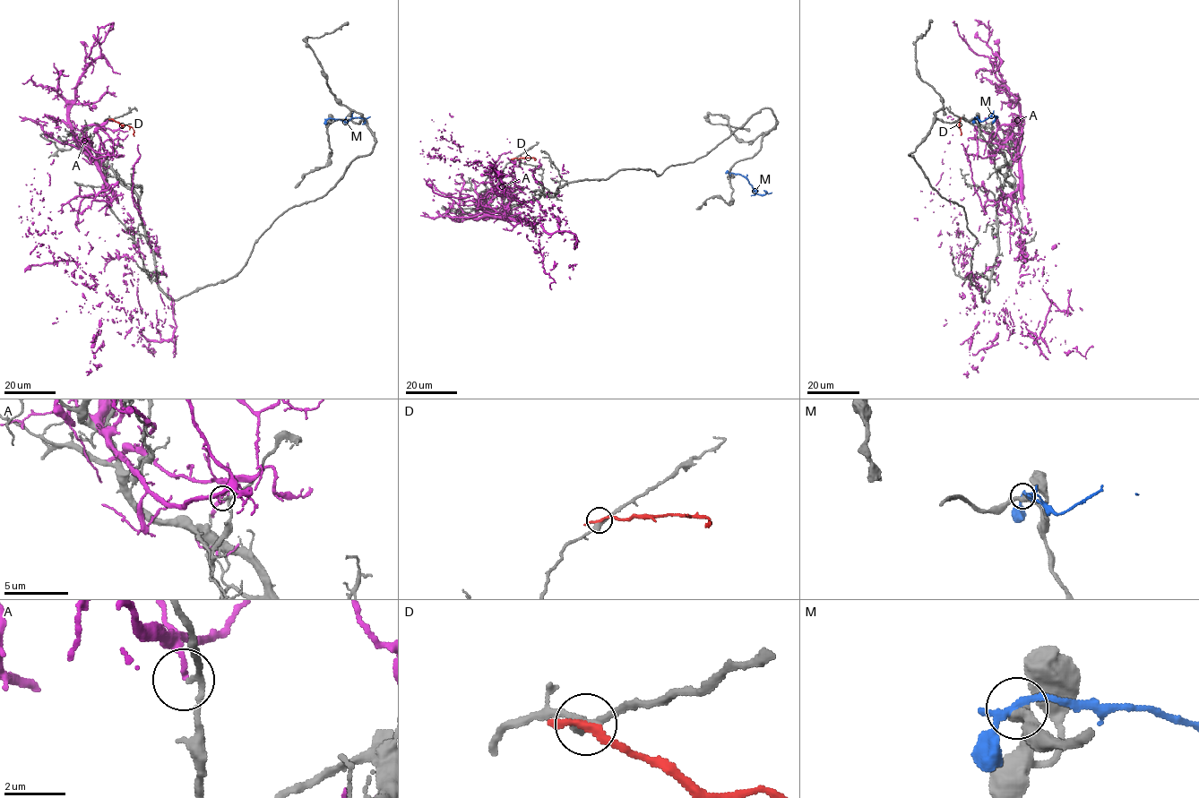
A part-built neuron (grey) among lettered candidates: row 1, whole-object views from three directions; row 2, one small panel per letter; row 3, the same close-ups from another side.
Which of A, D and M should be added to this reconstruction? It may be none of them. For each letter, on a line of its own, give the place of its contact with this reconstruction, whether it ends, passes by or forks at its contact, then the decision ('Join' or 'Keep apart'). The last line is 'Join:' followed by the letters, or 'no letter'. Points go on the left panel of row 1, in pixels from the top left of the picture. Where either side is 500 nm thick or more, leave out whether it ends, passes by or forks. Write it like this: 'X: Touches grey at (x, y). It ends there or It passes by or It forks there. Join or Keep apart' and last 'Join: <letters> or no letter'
A: Touches grey at (106, 157). It ends there. Keep apart
D: Touches grey at (112, 119). It passes by. Keep apart
M: Touches grey at (328, 119). It forks there. Keep apart
Join: no letter

